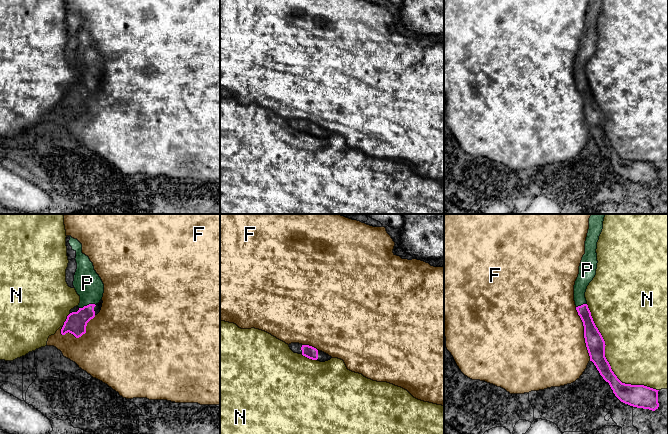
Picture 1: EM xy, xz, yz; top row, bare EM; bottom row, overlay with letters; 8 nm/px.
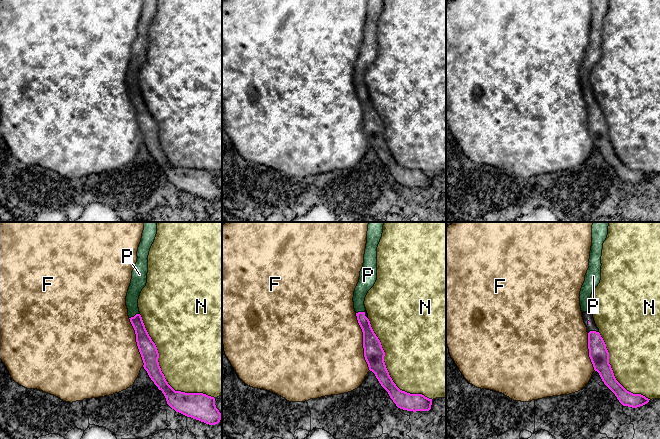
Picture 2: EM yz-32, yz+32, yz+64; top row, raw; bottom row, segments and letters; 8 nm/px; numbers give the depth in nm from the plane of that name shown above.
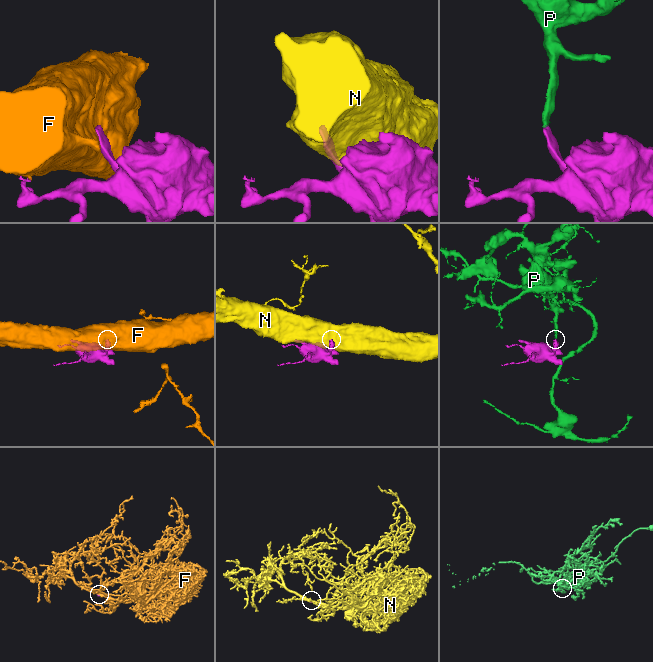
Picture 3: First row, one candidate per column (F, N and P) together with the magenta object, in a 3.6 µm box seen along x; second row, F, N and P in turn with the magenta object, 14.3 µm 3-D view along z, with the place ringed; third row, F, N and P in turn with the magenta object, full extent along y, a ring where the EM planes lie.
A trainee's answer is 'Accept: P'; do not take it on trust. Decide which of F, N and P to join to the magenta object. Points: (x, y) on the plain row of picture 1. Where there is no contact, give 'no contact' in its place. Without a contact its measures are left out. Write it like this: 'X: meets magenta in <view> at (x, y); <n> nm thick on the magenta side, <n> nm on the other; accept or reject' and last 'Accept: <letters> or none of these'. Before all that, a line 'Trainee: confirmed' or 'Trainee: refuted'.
Trainee: confirmed
F: meets magenta in yz at (584, 110); 150 nm thick on the magenta side, 500 nm on the other; reject
N: meets magenta in yz at (607, 137); 150 nm thick on the magenta side, 480 nm on the other; reject
P: meets magenta in xy at (87, 81); 170 nm thick on the magenta side, 220 nm on the other; accept
Accept: P

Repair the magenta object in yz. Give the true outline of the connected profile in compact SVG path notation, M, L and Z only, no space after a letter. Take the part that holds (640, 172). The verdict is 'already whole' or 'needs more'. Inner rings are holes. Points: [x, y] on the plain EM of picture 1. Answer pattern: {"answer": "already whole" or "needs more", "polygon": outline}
{"answer": "needs more", "polygon": "M589 0L585 17L585 30L582 33L579 50L574 61L574 77L576 86L584 102L584 114L590 132L603 155L609 159L615 172L623 179L633 183L655 187L659 183L658 167L644 161L622 159L611 145L605 133L605 117L596 103L585 74L589 59L596 51L597 18L603 0Z"}

